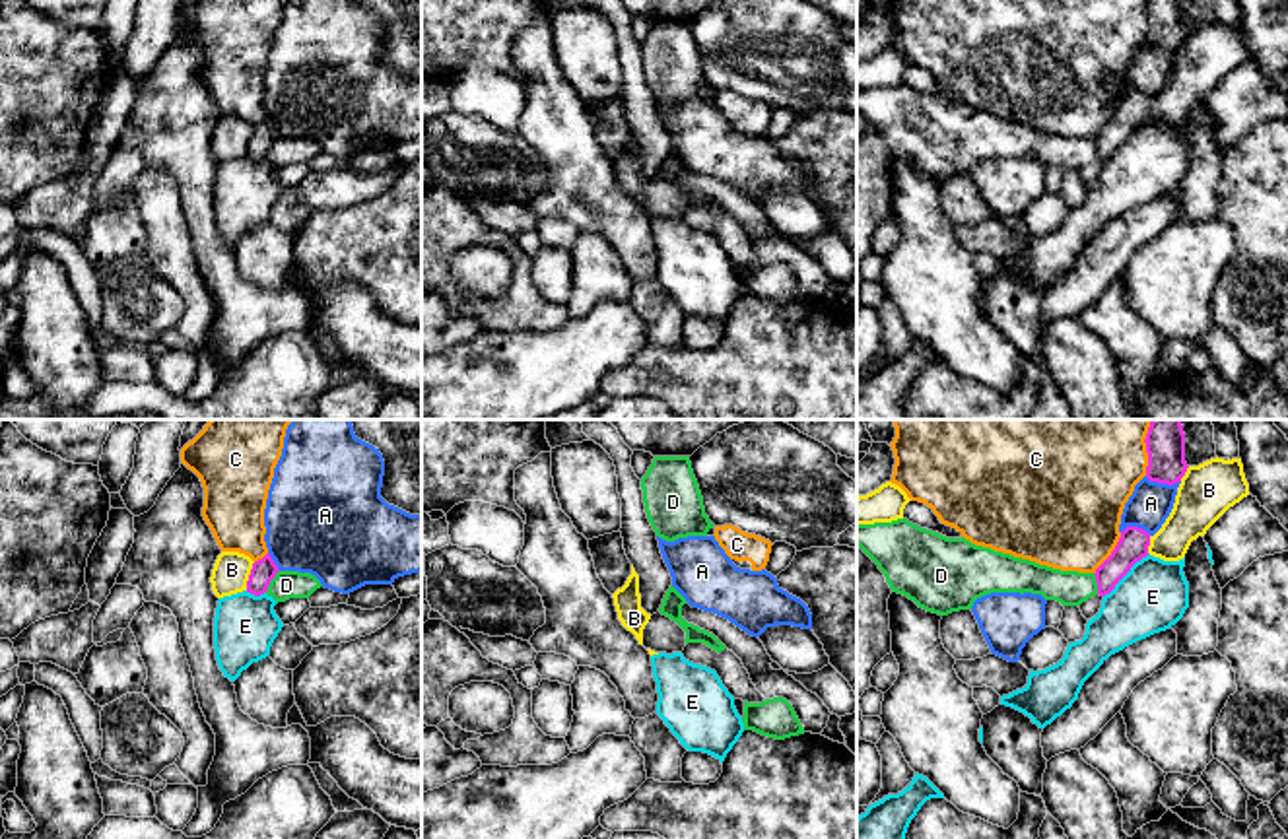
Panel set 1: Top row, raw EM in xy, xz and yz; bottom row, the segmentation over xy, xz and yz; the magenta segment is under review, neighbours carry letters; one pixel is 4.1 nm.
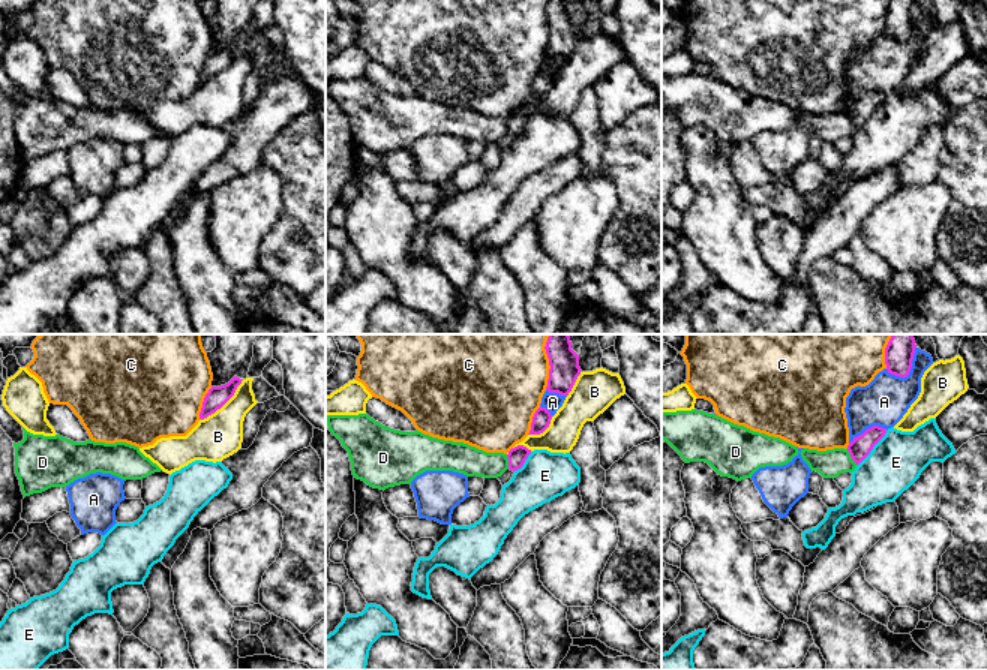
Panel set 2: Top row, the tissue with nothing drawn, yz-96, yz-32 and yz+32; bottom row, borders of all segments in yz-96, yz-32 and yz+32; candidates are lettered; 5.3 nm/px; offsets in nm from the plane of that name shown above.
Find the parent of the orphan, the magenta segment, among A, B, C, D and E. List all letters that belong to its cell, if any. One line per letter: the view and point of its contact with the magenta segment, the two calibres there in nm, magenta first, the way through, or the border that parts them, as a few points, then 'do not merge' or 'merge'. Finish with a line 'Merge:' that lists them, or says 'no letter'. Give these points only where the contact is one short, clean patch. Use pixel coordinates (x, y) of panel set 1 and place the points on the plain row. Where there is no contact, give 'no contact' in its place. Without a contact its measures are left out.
A: meets magenta in yz at (1162, 47); 160 nm thick on the magenta side, 180 nm on the other; do not merge
B: meets magenta in xy at (249, 140); 100 nm thick on the magenta side, 150 nm on the other; do not merge
C: meets magenta in yz at (1112, 119); 130 nm thick on the magenta side, 440 nm on the other; do not merge
D: meets magenta in xy at (271, 144); 100 nm thick on the magenta side, 120 nm on the other; border along xy (278, 134), (265, 156); do not merge
E: meets magenta in yz at (1127, 136); 130 nm thick on the magenta side, 280 nm on the other; border along yz (1149, 119), (1104, 162); do not merge
Merge: no letter

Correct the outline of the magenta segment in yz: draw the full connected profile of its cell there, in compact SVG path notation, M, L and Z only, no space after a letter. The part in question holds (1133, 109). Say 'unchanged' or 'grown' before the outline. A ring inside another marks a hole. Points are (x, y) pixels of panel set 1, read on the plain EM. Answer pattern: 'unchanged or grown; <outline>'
grown; M1127 91L1111 120L1096 134L1098 159L1078 173L1086 185L1098 181L1102 165L1131 136L1131 132L1148 120L1150 99L1138 91Z

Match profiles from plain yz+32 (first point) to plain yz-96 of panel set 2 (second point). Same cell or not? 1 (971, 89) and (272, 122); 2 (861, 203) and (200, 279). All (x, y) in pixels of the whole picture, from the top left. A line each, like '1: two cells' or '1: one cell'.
1: one cell
2: two cells

